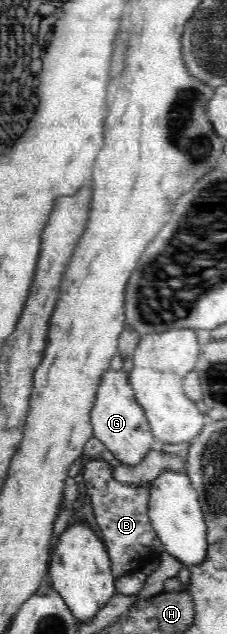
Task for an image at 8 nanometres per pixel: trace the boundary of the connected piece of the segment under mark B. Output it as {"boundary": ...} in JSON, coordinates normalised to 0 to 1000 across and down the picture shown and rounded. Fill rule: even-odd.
{"boundary":[[[449,722],[383,726],[374,765],[401,803],[445,834],[449,853],[489,872],[498,904],[511,913],[555,905],[612,902],[678,880],[696,880],[722,864],[656,822],[656,760],[573,765],[524,762],[493,749],[489,733]]]}

